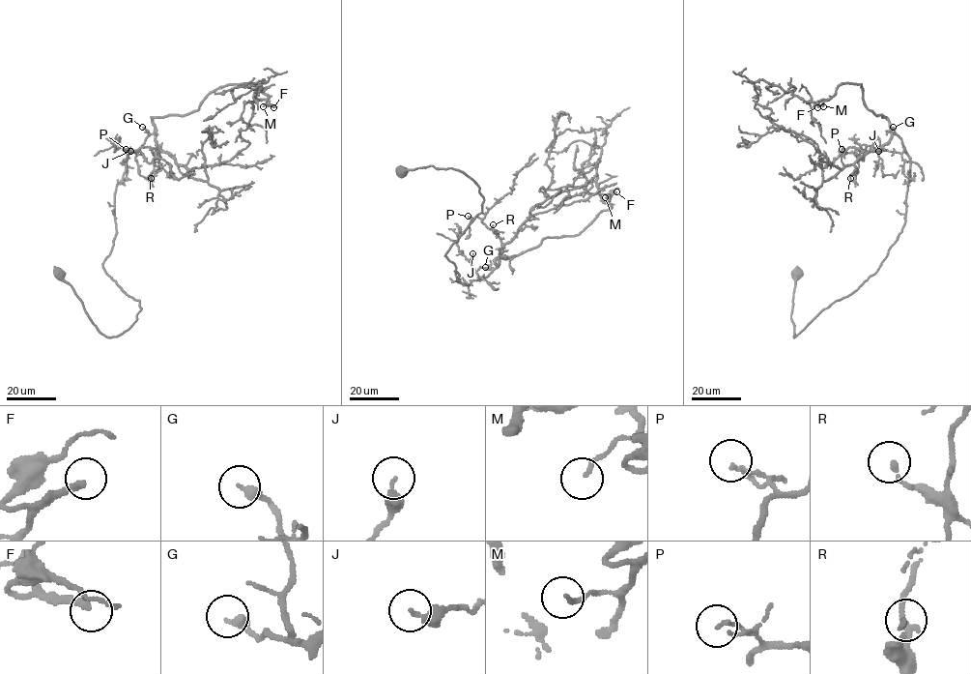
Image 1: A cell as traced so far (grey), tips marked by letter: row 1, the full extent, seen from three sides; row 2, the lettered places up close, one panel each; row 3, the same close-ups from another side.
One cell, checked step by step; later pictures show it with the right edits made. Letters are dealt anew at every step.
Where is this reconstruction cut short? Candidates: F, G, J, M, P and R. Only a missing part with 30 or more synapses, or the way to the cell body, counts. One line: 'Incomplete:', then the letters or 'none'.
Incomplete: F

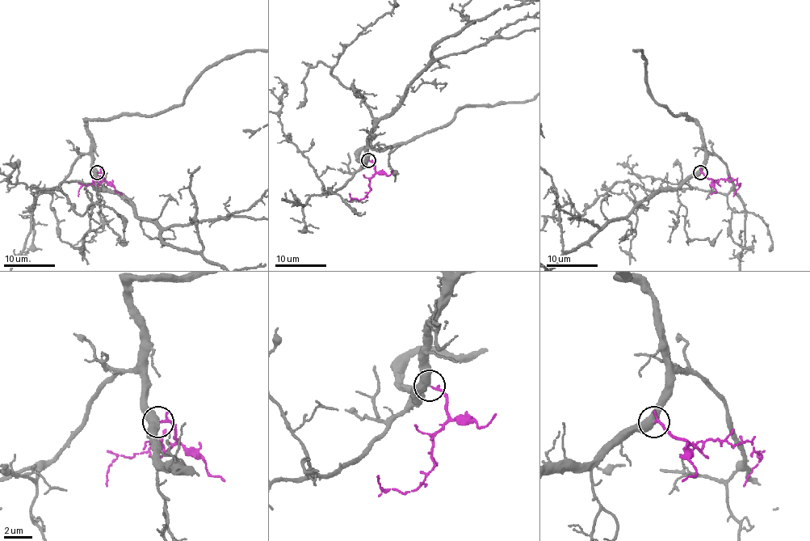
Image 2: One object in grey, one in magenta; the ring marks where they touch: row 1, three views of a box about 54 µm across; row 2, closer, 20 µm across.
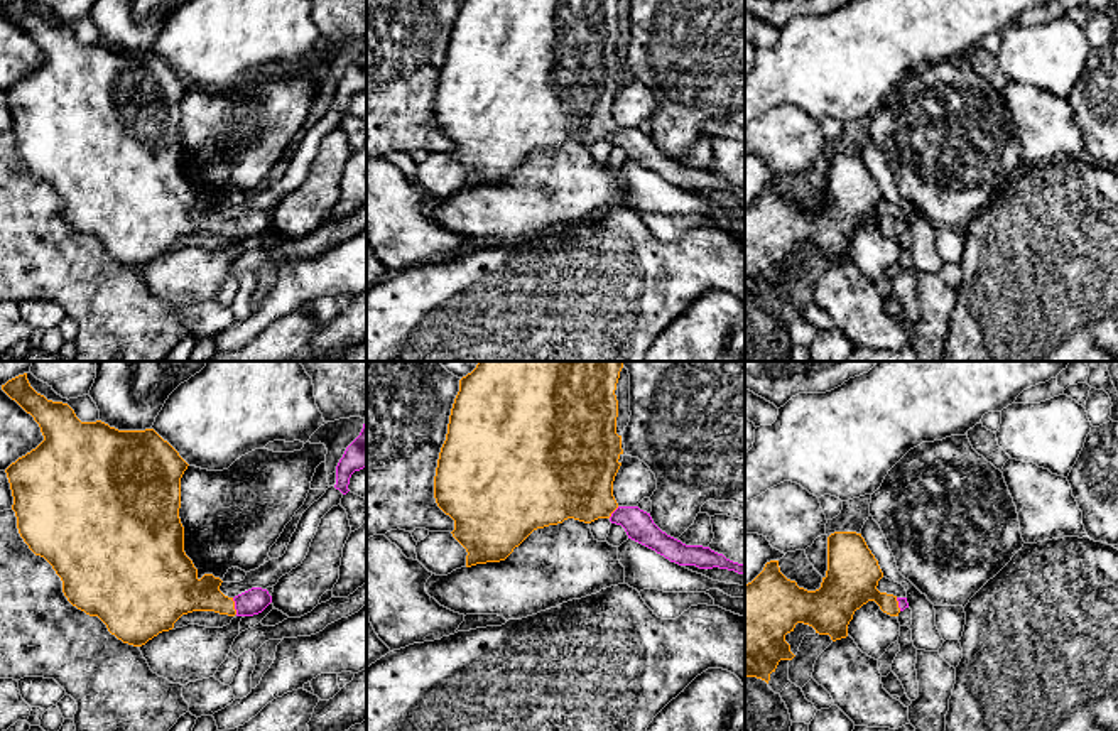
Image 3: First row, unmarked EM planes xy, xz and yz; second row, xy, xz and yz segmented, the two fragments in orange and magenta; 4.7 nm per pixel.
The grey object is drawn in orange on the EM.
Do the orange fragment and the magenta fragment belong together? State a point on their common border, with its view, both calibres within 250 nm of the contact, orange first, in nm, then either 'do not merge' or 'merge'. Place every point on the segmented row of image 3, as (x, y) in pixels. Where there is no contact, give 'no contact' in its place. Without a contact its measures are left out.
meets orange in xy at (233, 606); 200 nm thick on the orange side, 120 nm on the other; merge

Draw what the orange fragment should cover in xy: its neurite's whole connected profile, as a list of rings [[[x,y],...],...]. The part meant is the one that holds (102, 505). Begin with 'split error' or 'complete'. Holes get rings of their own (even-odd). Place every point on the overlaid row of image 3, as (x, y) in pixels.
split error; [[[27,373],[8,380],[2,390],[34,417],[44,436],[35,449],[5,469],[17,528],[29,549],[52,566],[73,606],[98,616],[123,643],[142,647],[159,633],[172,630],[182,615],[214,611],[228,616],[253,616],[272,603],[267,589],[252,588],[228,598],[220,591],[223,582],[220,577],[213,574],[198,577],[198,569],[184,552],[184,527],[179,518],[181,478],[189,464],[154,429],[118,430],[101,420],[81,422],[68,403],[37,393]]]

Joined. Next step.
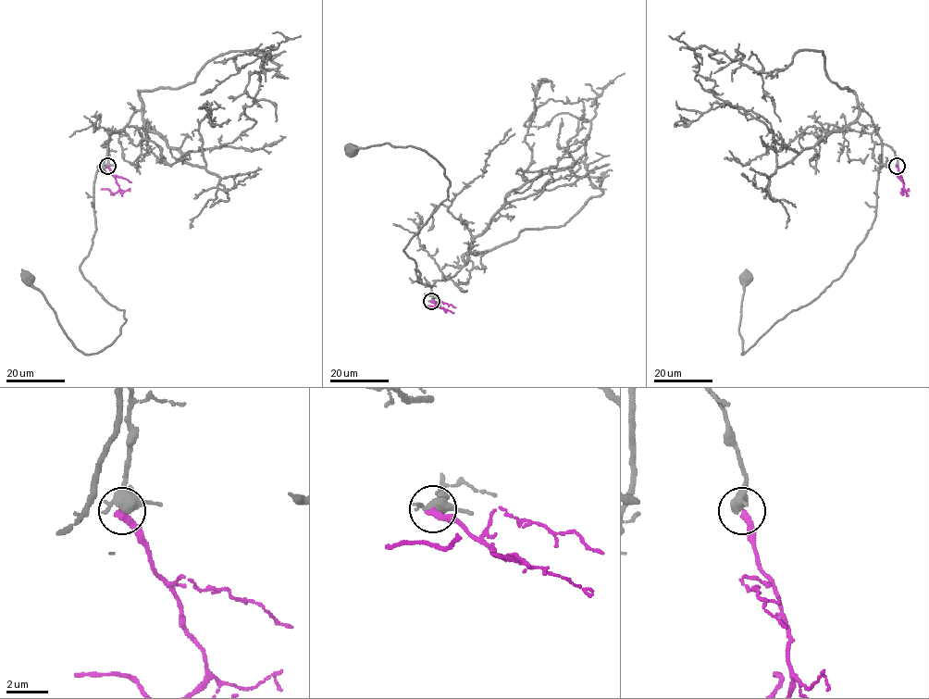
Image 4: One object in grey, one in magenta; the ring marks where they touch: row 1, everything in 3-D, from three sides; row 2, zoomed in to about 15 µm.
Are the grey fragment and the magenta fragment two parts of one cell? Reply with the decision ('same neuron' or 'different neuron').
different neuron

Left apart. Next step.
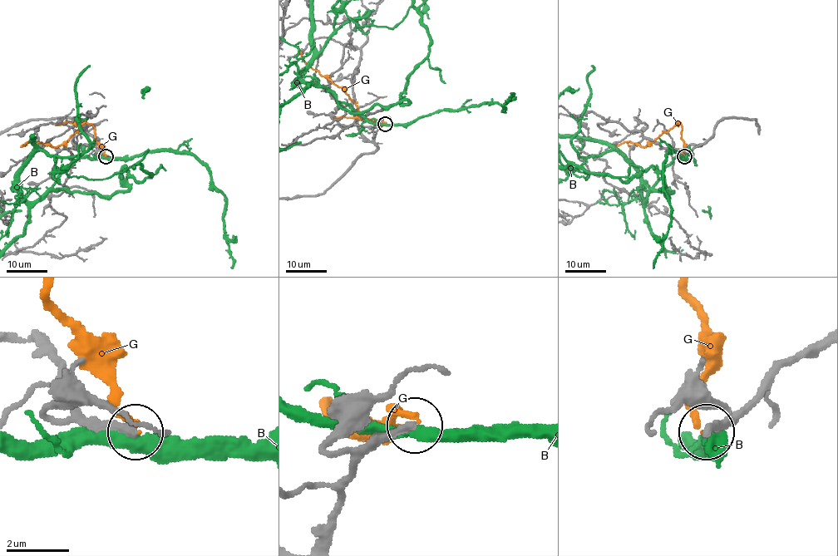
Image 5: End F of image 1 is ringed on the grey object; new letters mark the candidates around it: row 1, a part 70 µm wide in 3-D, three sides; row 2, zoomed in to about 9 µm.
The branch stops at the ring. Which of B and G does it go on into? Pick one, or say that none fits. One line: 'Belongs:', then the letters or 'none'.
Belongs: none

